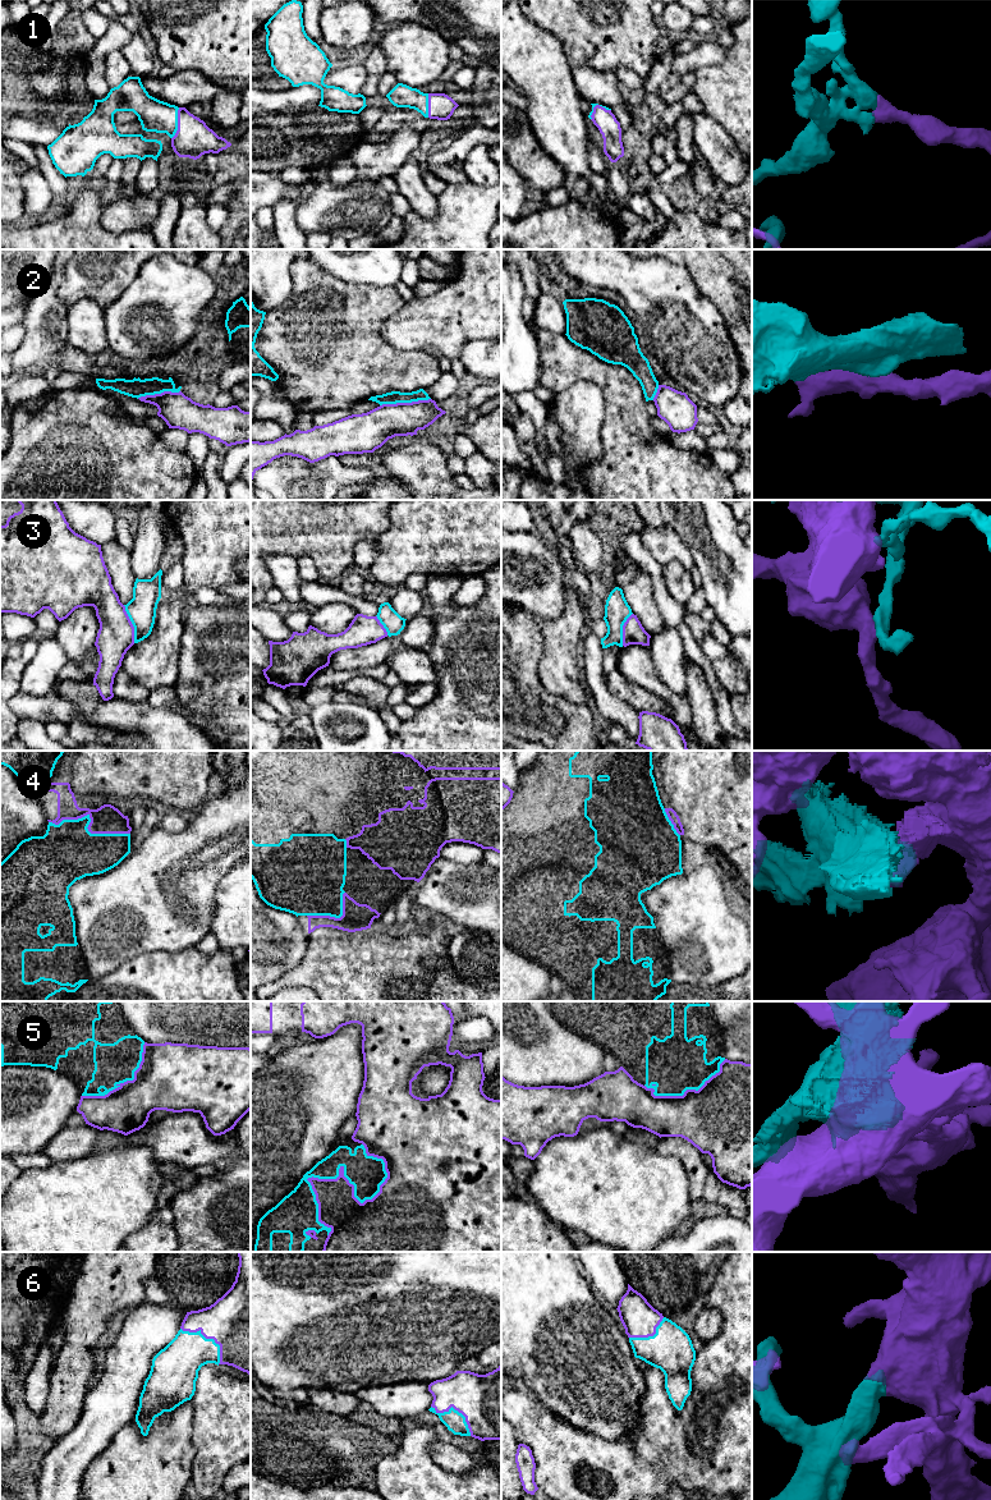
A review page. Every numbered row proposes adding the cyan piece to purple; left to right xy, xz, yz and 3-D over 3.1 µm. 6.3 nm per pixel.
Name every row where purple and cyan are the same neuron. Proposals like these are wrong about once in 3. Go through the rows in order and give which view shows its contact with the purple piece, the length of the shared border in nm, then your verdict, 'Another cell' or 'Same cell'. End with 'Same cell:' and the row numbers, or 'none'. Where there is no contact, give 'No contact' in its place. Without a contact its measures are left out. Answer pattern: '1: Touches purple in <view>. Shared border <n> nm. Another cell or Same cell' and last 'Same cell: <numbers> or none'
1: Touches purple in xy. Shared border 200 nm. Same cell
2: Touches purple in xz. Shared border 320 nm. Another cell
3: Touches purple in xy. Shared border 260 nm. Another cell
4: Touches purple in xy. Shared border 500 nm. Another cell
5: Touches purple in xz. Shared border 600 nm. Another cell
6: Touches purple in xy. Shared border 340 nm. Same cell
Same cell: 1, 6

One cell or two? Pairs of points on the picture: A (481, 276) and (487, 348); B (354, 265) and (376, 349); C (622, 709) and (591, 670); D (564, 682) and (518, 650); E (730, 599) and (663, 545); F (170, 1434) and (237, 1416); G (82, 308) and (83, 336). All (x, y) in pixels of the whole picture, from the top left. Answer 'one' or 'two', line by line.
A: two
B: two
C: one
D: two
E: two
F: two
G: one

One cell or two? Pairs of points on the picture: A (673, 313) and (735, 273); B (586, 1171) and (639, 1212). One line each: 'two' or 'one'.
A: two
B: one

